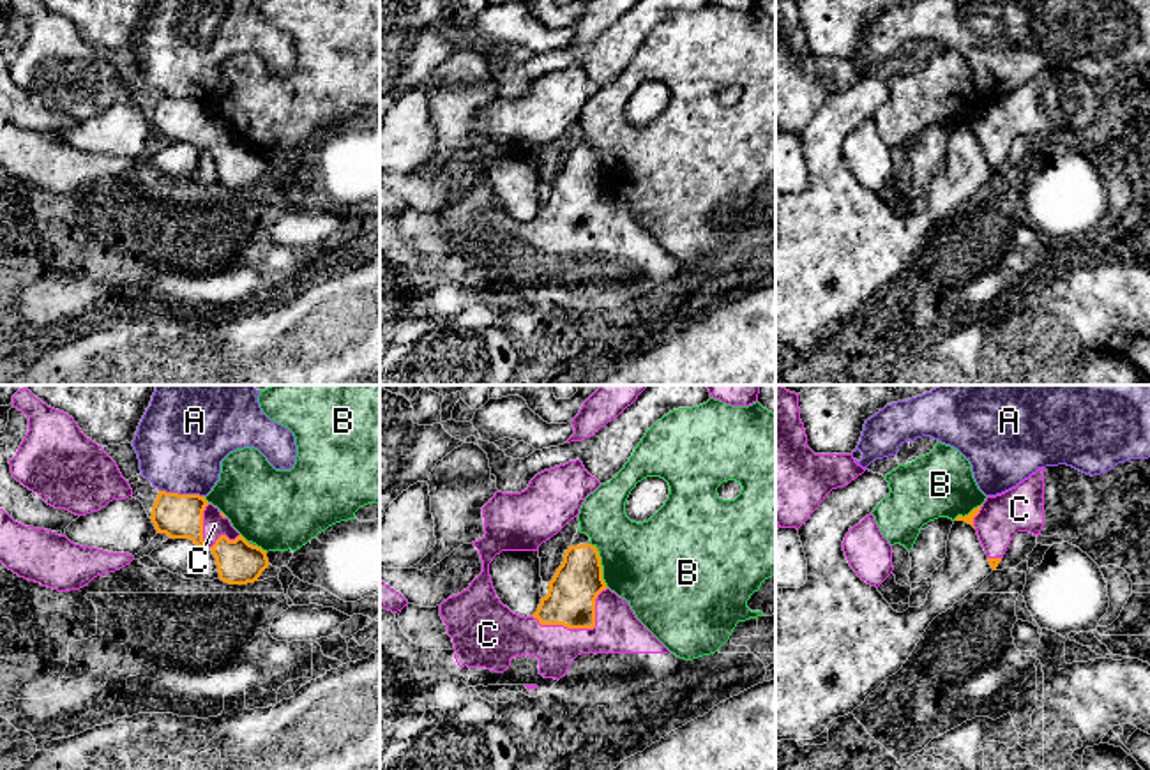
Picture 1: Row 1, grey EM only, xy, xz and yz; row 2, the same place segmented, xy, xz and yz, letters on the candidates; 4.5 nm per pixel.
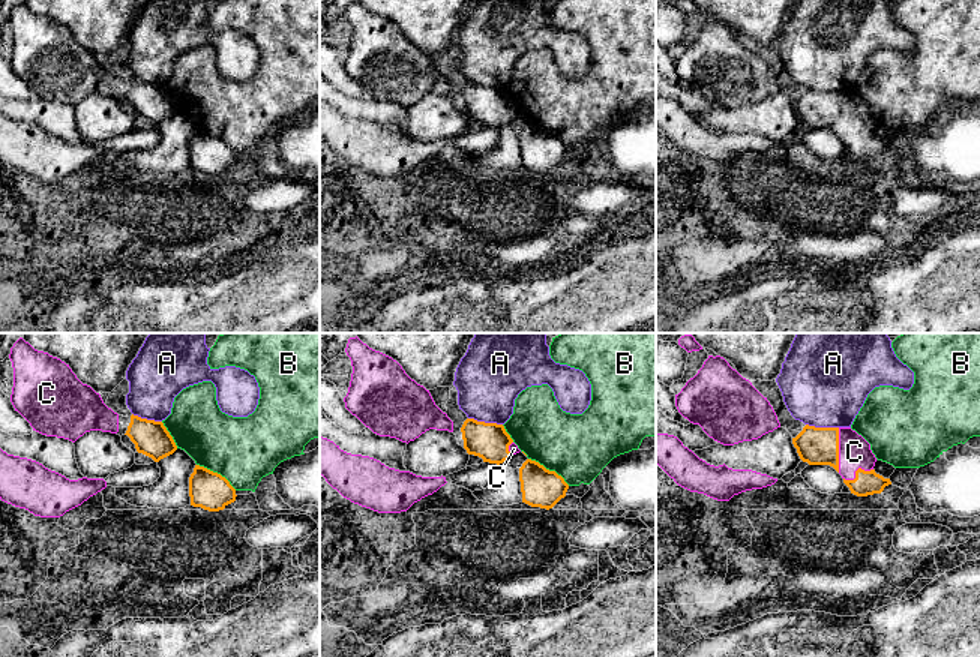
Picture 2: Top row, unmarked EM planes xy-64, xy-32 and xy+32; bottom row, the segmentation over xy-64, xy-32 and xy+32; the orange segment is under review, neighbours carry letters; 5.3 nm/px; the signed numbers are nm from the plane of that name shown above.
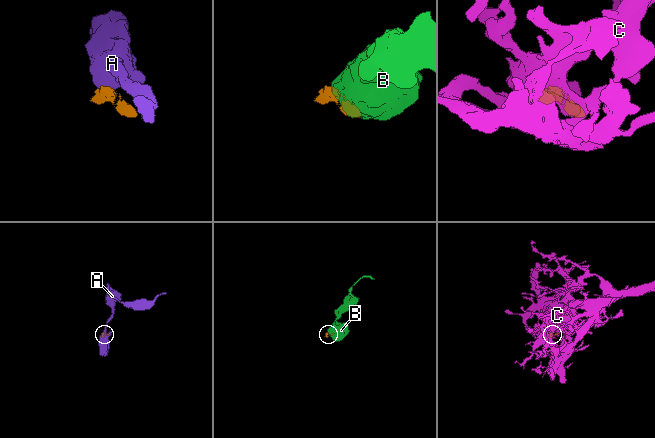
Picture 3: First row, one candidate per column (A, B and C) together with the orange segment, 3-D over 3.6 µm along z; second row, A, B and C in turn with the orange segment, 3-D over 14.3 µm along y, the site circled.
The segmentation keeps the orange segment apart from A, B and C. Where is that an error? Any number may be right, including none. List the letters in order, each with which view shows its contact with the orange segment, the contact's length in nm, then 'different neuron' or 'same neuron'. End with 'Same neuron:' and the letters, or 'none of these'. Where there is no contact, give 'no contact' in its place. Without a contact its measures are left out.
A: meets orange in xy; contact 220 nm long; different neuron
B: meets orange in xz; contact 220 nm long; different neuron
C: meets orange in xz; contact 380 nm long; same neuron
Same neuron: C

